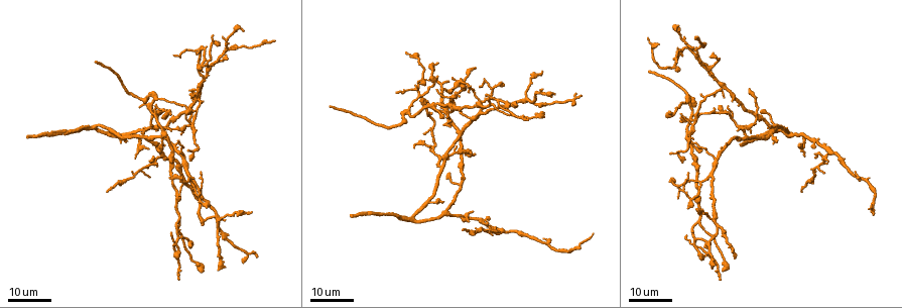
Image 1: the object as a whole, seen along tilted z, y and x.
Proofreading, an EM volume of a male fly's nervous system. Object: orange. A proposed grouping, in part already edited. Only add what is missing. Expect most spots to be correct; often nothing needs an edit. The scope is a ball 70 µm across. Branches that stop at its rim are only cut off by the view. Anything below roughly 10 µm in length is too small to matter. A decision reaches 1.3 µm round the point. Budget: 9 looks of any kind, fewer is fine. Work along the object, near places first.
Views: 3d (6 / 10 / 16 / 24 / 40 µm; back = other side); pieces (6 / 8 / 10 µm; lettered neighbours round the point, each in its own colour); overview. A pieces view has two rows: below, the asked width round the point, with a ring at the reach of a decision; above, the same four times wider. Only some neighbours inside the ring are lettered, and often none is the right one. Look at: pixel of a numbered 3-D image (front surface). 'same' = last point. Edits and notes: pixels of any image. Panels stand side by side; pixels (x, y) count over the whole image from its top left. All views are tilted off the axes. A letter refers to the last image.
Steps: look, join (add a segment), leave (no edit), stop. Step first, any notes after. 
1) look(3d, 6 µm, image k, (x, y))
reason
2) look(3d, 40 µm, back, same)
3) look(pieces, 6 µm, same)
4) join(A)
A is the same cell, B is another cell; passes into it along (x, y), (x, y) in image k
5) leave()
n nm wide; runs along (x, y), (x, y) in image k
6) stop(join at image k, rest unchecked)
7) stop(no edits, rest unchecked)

look(3d, 24 µm, image 1, (463, 85))
free end

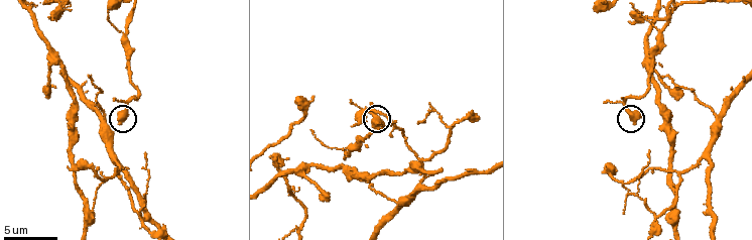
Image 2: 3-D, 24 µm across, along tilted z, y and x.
look(pieces, 10 µm, image 2, (634, 122))
see the neighbours

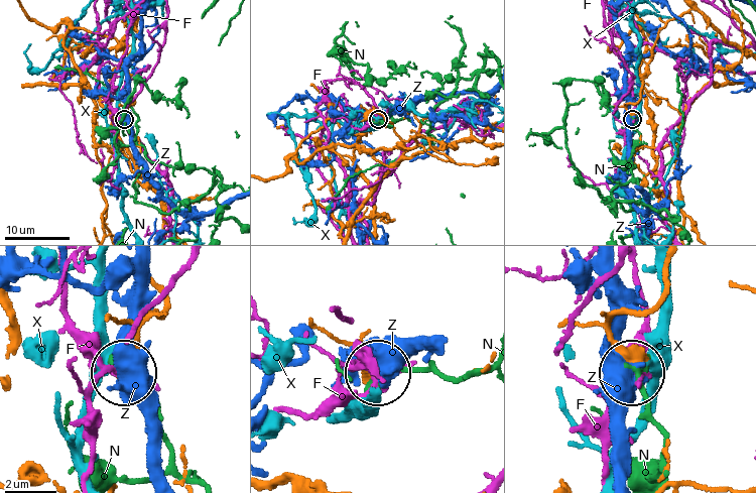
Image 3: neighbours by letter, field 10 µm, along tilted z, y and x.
leave()
440 nm wide; F, N, X and Z are other cells; no lettered segment goes on from it

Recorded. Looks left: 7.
look(3d, 16 µm, image 1, (760, 111))
free end

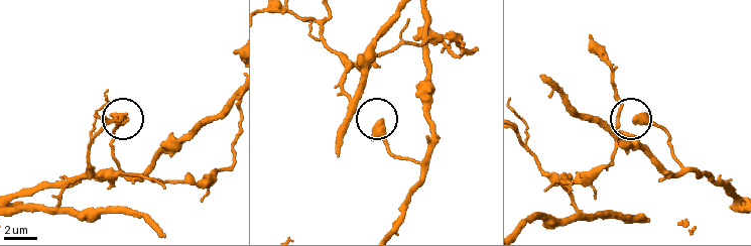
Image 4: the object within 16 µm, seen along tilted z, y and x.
look(pieces, 8 µm, image 4, (633, 121))

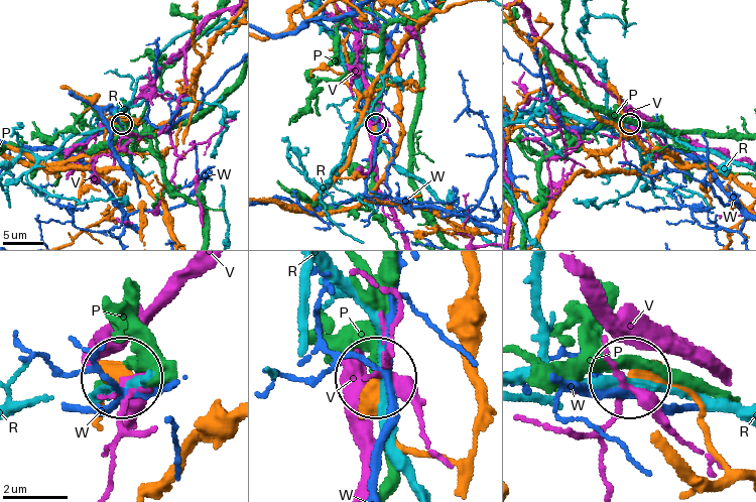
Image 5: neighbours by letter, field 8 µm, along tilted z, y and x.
leave()
P, R, V and W are other cells; runs along (681, 457), (717, 476), (702, 412), (635, 379) in image 5; no lettered segment goes on from it

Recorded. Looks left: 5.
look(3d, 24 µm, image 1, (226, 58))
branch stops here

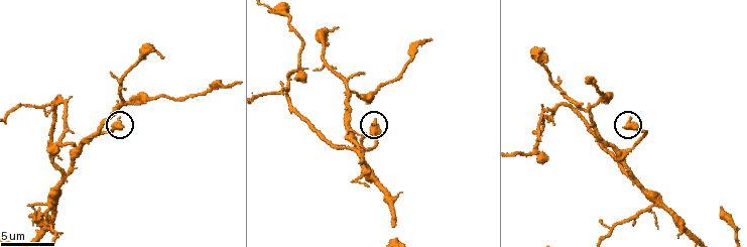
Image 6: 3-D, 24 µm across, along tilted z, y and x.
look(3d, 10 µm, image 6, (375, 121))
closer look

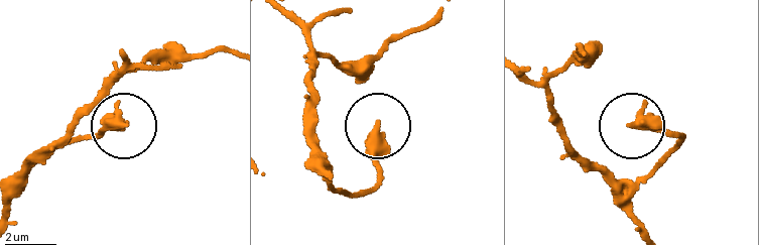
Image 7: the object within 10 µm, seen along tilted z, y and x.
look(pieces, 8 µm, image 7, (629, 126))

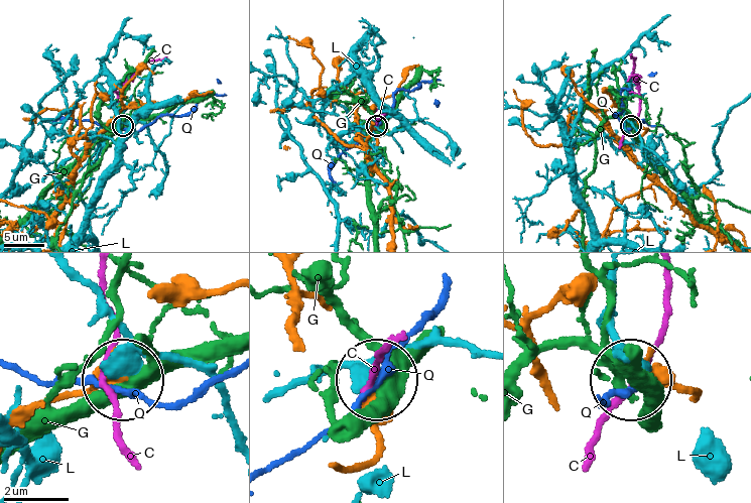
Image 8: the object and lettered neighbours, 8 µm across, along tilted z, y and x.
leave()
290 nm wide; C, G, L and Q are other cells; runs along (696, 397), (630, 380) in image 8; none of them fits

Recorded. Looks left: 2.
look(3d, 16 µm, image 1, (396, 92))
branch stops here

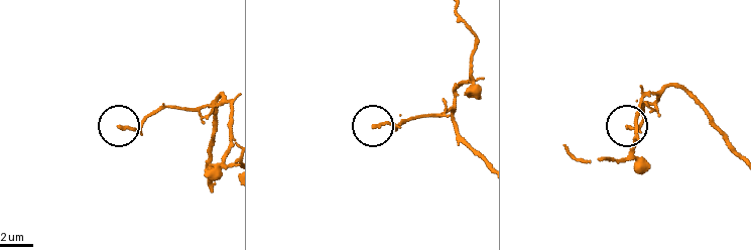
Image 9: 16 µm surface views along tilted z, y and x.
look(pieces, 10 µm, image 9, (375, 125))

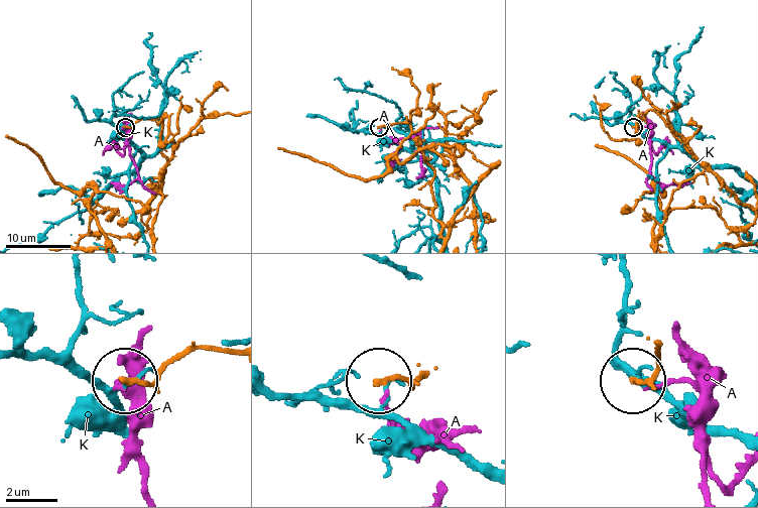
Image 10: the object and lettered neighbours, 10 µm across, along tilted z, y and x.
leave()
A and K are other cells; no lettered segment goes on from it

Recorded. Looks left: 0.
stop(no edits, rest unchecked)

